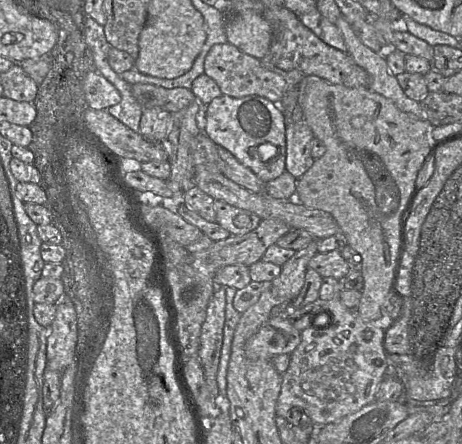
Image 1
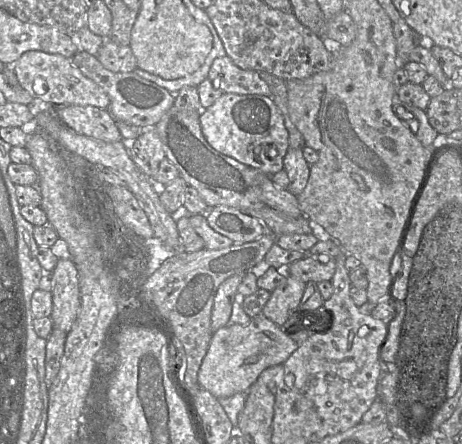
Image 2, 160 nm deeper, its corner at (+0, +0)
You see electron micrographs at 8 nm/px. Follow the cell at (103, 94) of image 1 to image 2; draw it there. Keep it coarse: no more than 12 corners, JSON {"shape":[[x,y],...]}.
{"shape":[[27,51],[12,65],[34,100],[107,109],[72,58]]}

